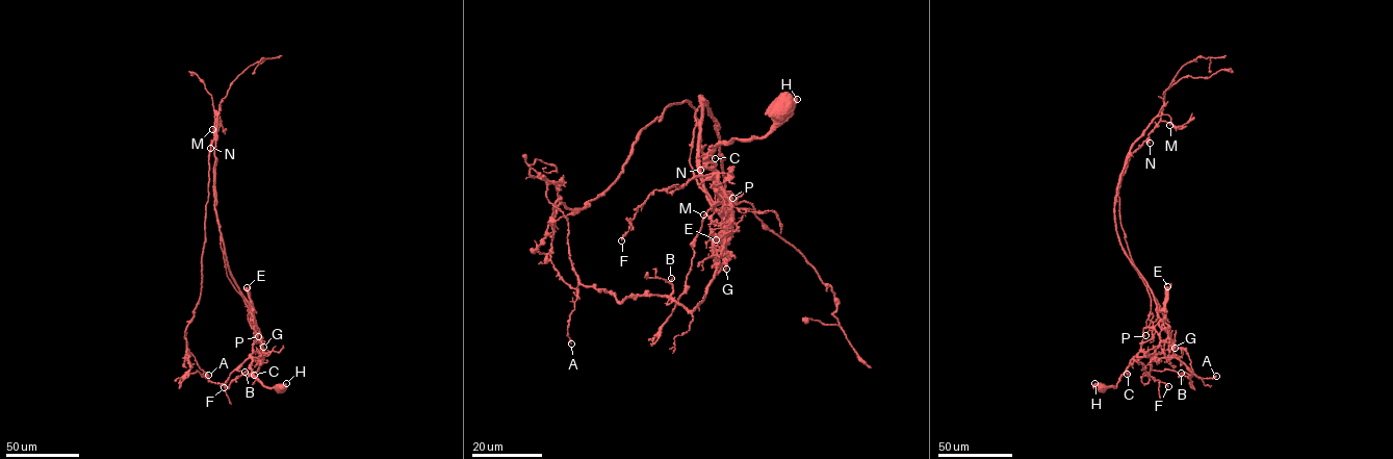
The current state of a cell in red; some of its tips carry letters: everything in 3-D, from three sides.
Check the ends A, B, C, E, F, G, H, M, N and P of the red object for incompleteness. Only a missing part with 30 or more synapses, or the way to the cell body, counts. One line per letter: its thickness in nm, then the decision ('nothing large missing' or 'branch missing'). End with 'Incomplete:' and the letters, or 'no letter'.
A: 170 nm thick; nothing large missing
B: 170 nm thick; nothing large missing
C: 150 nm thick; nothing large missing
E: 360 nm thick; nothing large missing
F: 220 nm thick; nothing large missing
G: 110 nm thick; nothing large missing
H: 440 nm thick; nothing large missing
M: 140 nm thick; nothing large missing
N: 200 nm thick; nothing large missing
P: 340 nm thick; nothing large missing
Incomplete: no letter

